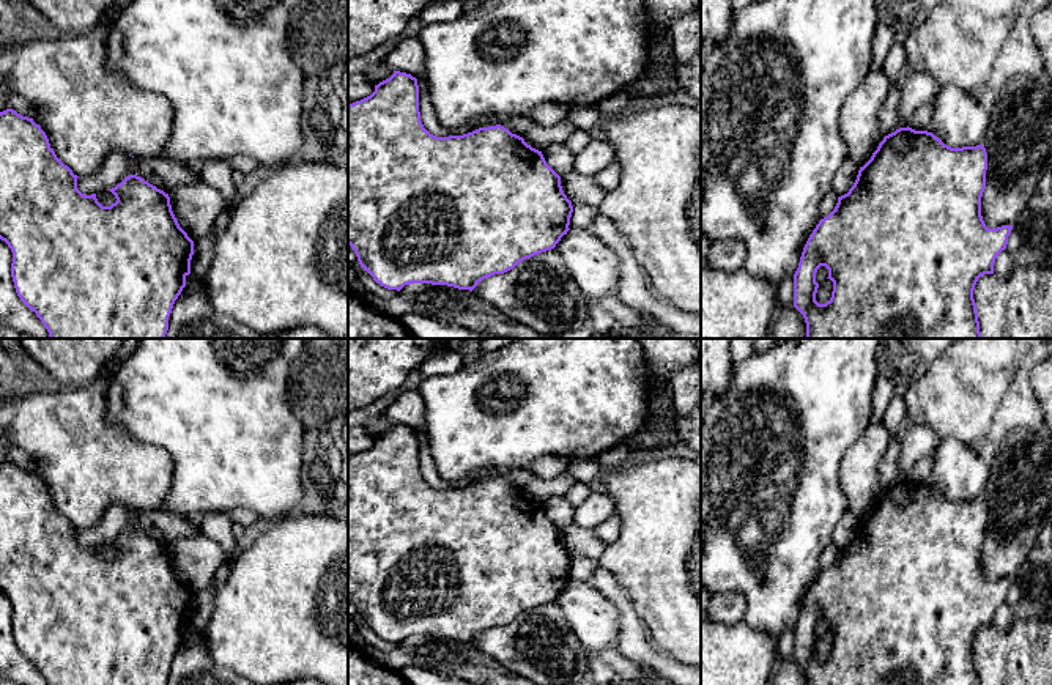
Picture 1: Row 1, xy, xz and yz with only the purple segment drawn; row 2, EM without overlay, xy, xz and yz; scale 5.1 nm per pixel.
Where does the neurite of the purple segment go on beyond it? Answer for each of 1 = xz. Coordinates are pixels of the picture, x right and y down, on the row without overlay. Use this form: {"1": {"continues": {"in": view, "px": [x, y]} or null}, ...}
{"1": {"continues": null}}

